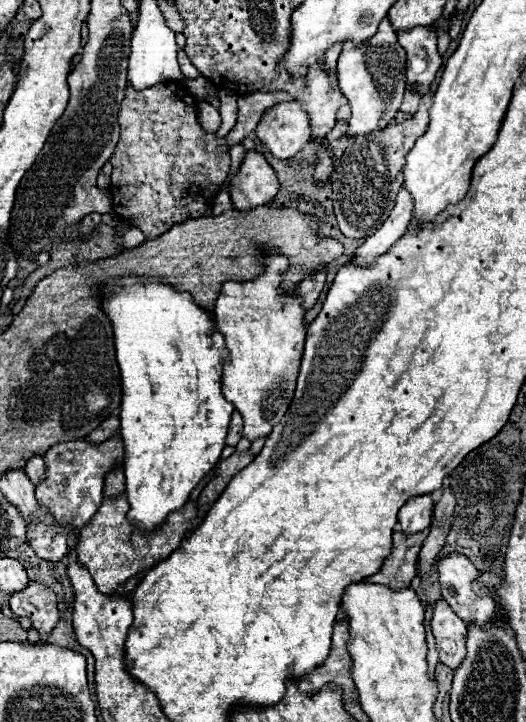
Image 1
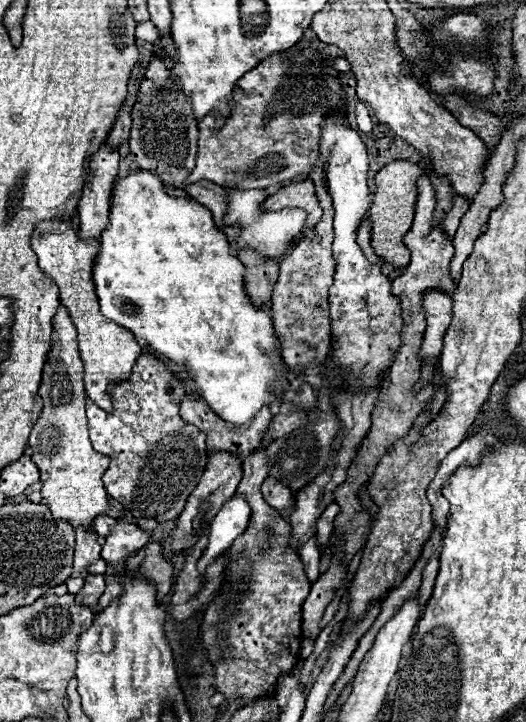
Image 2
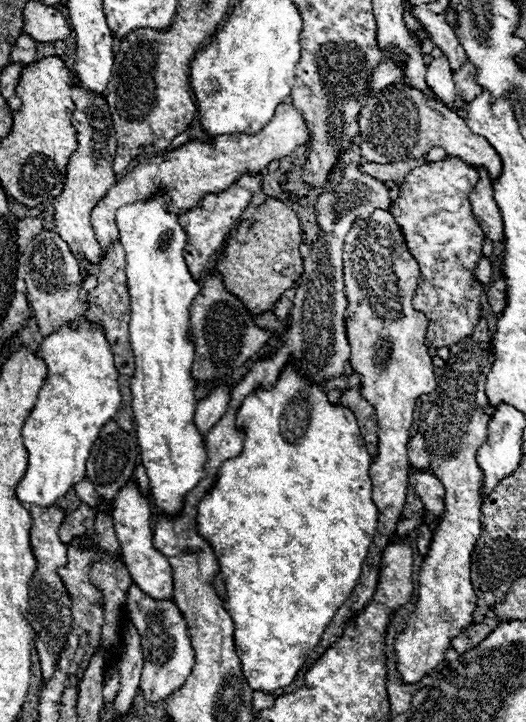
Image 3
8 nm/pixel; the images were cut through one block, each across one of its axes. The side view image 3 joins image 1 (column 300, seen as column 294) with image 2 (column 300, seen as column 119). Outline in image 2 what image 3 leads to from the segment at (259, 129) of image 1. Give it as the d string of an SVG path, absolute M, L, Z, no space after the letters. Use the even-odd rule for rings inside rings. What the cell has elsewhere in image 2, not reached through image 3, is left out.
M302 180L302 182L286 186L286 188L280 188L276 194L272 194L264 200L262 208L266 212L276 212L282 208L302 208L308 214L306 222L304 222L308 228L314 226L322 216L322 208L318 206L312 180Z

